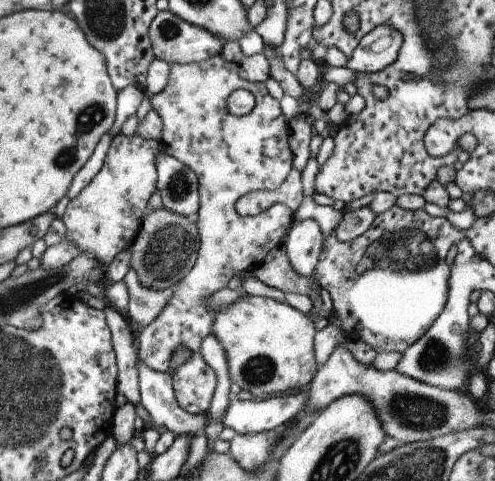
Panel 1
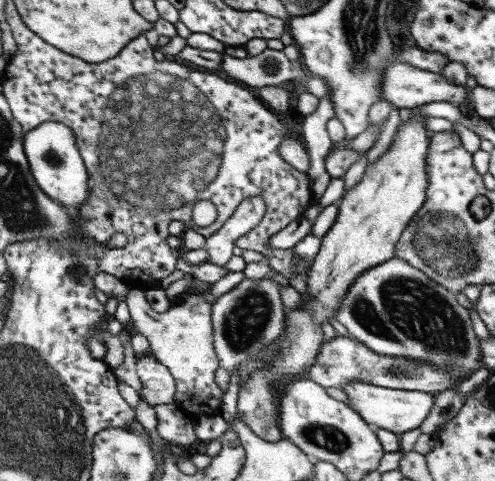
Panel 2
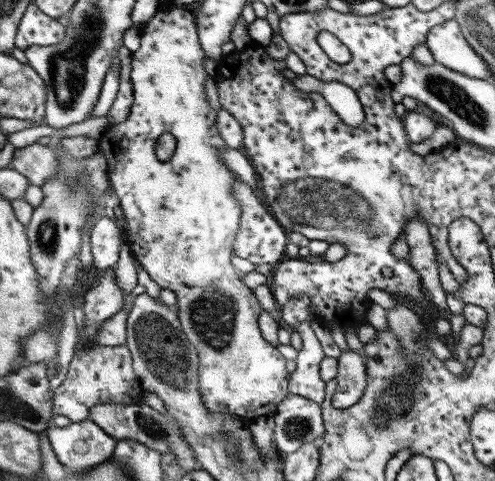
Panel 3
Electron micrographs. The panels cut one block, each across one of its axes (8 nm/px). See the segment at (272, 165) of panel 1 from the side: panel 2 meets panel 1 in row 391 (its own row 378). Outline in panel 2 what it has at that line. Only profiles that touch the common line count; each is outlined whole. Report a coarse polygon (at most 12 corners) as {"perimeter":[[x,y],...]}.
{"perimeter":[[131,288],[133,328],[191,418],[217,416],[211,308],[201,294],[153,312]]}

